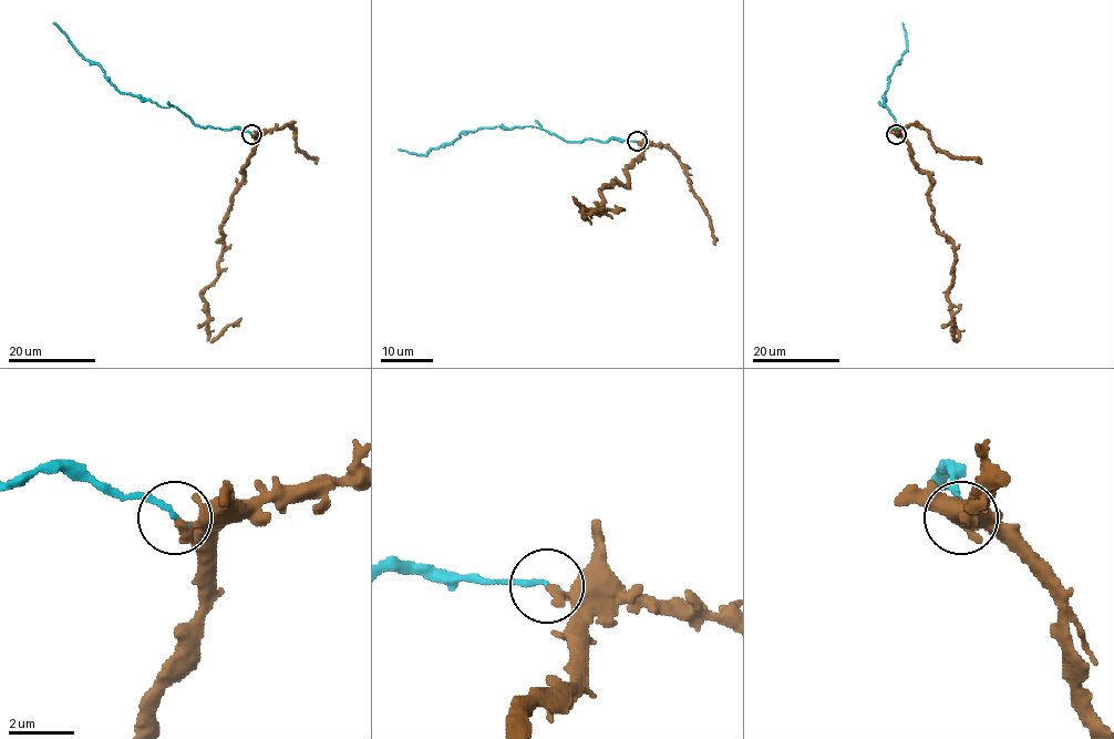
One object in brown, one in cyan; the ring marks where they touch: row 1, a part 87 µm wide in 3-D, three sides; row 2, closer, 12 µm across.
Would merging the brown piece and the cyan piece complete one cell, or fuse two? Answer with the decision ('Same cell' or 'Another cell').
Another cell

